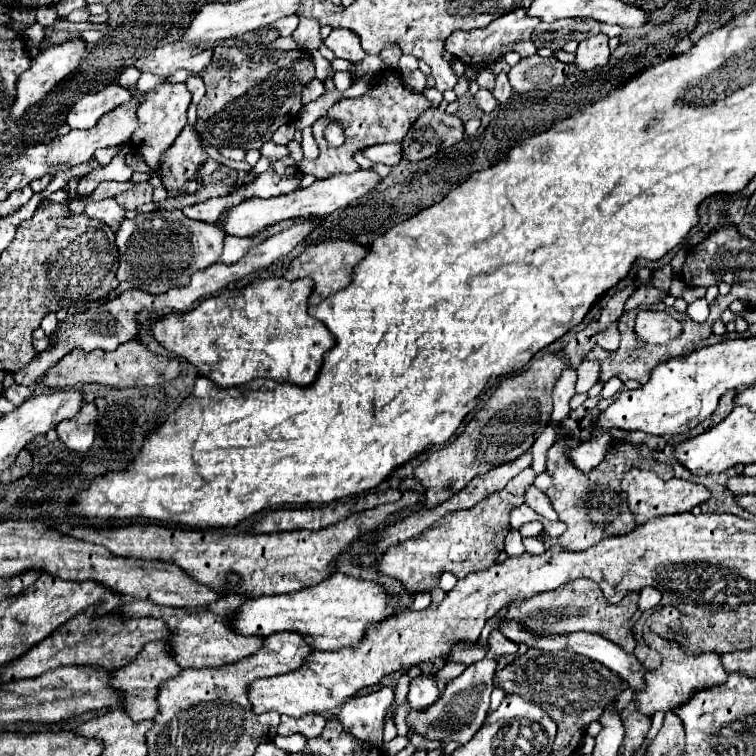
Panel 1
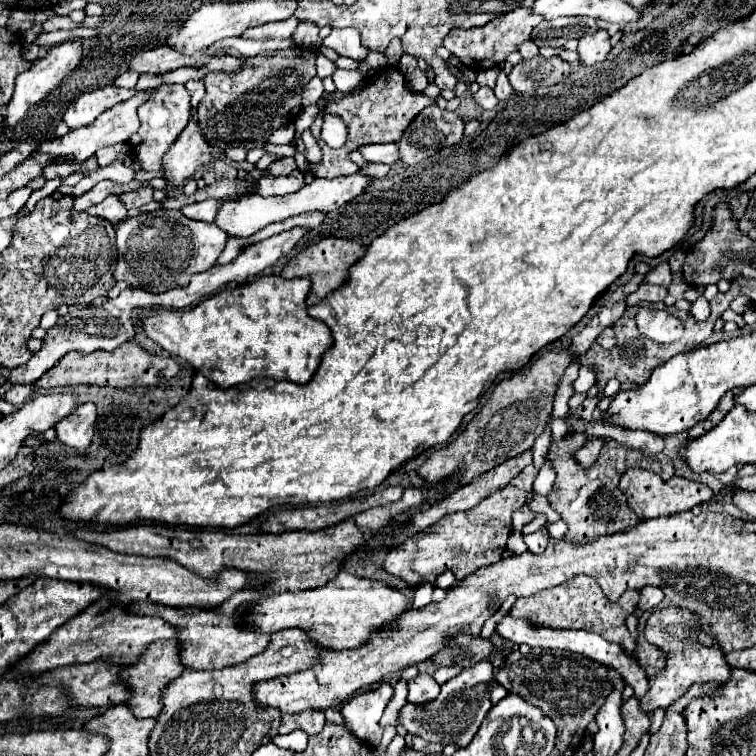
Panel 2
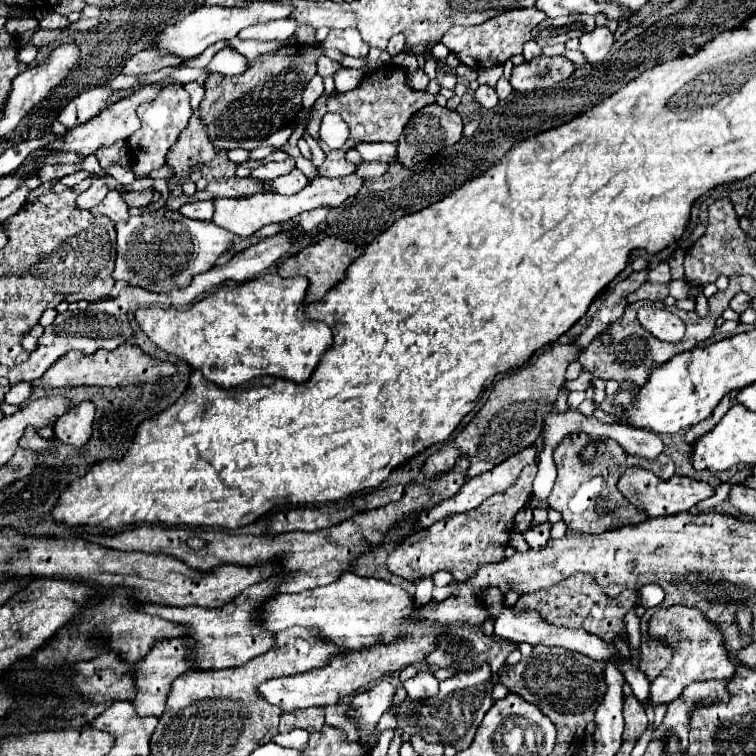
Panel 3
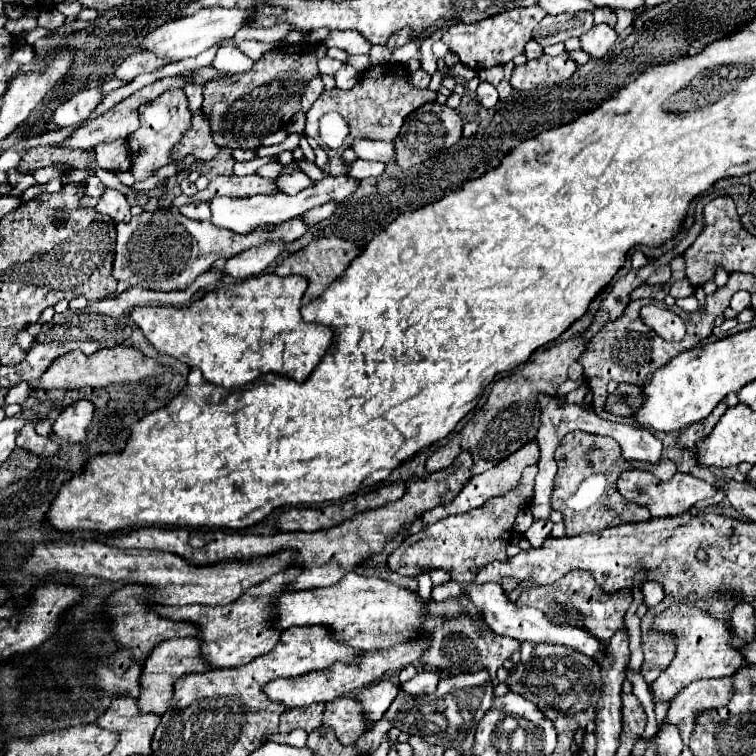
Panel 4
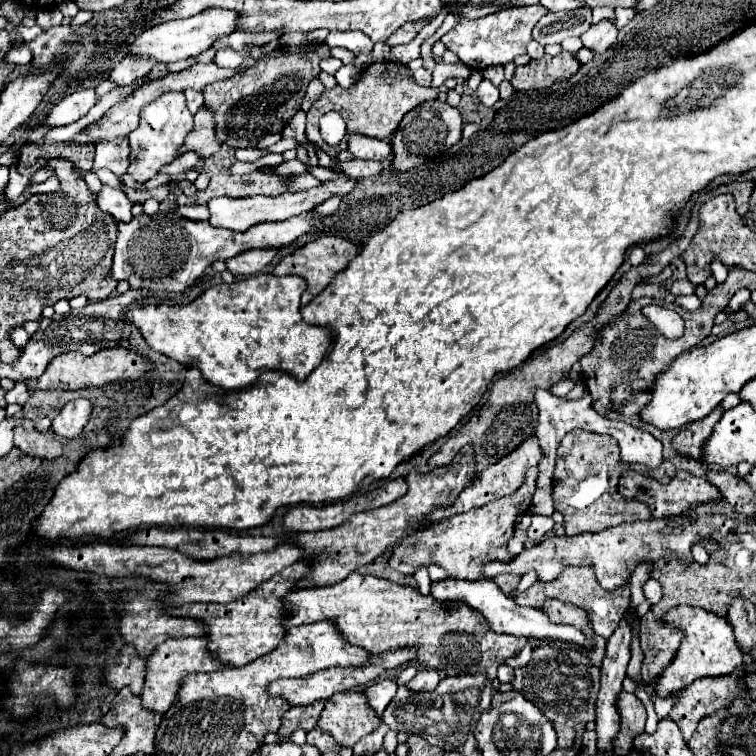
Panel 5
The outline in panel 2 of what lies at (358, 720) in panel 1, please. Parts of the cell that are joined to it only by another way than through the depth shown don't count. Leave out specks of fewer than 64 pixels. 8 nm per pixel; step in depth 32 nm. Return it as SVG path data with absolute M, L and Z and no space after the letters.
M382 682L378 688L370 692L356 694L350 702L342 706L342 716L348 728L360 740L376 746L382 738L382 728L378 722L392 696L394 696L394 688L388 682Z

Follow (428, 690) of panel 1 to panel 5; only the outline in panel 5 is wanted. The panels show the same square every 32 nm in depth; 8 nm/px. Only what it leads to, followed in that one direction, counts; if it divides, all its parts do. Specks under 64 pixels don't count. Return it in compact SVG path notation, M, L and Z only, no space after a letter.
M420 670L412 682L408 682L408 688L412 688L414 692L420 692L420 690L434 690L440 682L440 674L438 670Z

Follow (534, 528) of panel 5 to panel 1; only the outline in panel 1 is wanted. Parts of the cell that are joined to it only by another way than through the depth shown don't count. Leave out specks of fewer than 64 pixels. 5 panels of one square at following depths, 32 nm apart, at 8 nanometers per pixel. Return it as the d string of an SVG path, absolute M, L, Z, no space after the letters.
M540 534L540 536L530 536L530 538L524 538L524 546L526 546L526 552L530 552L530 554L540 554L540 552L544 552L544 542L540 542L540 540L544 540L542 538L544 534Z

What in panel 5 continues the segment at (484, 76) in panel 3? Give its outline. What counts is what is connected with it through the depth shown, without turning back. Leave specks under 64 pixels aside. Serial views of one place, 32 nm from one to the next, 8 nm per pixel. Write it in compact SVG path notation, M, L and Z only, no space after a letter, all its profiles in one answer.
M490 66L490 68L482 70L482 74L484 74L484 78L488 78L496 86L504 80L504 68L502 66Z

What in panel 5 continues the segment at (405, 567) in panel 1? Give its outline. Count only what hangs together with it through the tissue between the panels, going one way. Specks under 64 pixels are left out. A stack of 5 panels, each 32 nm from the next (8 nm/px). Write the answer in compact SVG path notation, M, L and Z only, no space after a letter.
M530 468L526 472L526 482L518 488L518 492L492 500L486 506L444 518L438 524L432 524L432 528L418 532L416 536L406 536L396 550L390 556L390 566L400 572L400 574L414 574L414 570L420 564L438 564L442 566L448 576L452 578L464 578L464 580L478 580L482 578L482 566L490 560L500 560L508 562L514 556L508 552L508 540L514 532L516 518L524 514L530 504L532 504L532 494L536 490L536 478L538 478L538 468Z

